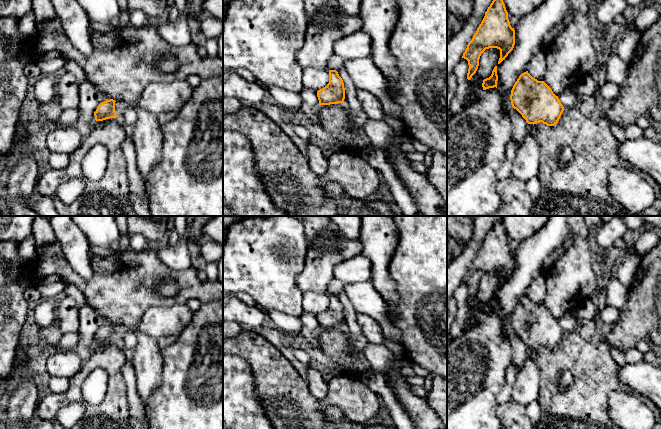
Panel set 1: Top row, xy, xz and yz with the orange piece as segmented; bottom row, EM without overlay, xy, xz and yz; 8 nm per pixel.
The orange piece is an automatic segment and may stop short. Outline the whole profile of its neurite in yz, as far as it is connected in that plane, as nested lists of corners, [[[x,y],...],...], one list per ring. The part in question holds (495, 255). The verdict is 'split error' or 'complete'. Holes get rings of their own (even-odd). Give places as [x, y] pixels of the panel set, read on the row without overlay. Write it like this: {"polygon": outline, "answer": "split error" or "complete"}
{"polygon": [[[501,221],[495,222],[477,252],[472,264],[468,267],[462,282],[468,285],[467,303],[470,304],[479,290],[481,278],[489,272],[500,274],[500,288],[515,269],[515,254],[511,251],[508,236]]], "answer": "complete"}

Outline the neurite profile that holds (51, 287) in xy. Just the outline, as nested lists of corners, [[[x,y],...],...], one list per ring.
[[[49,275],[34,282],[34,287],[44,299],[57,300],[64,296],[64,282],[58,275]]]

